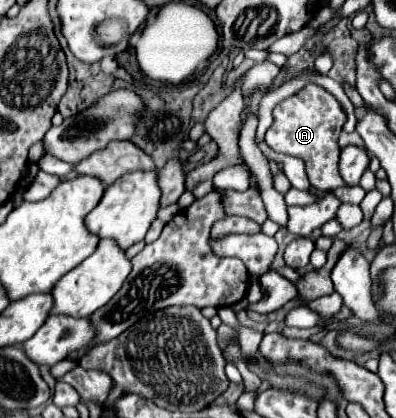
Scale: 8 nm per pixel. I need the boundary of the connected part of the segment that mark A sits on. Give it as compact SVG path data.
M307 84L295 96L289 96L275 106L273 124L267 130L265 142L275 152L301 158L305 162L305 172L309 176L311 188L329 192L343 186L341 176L337 176L337 158L339 158L337 140L345 122L347 122L347 114L339 104L339 100L325 88Z

